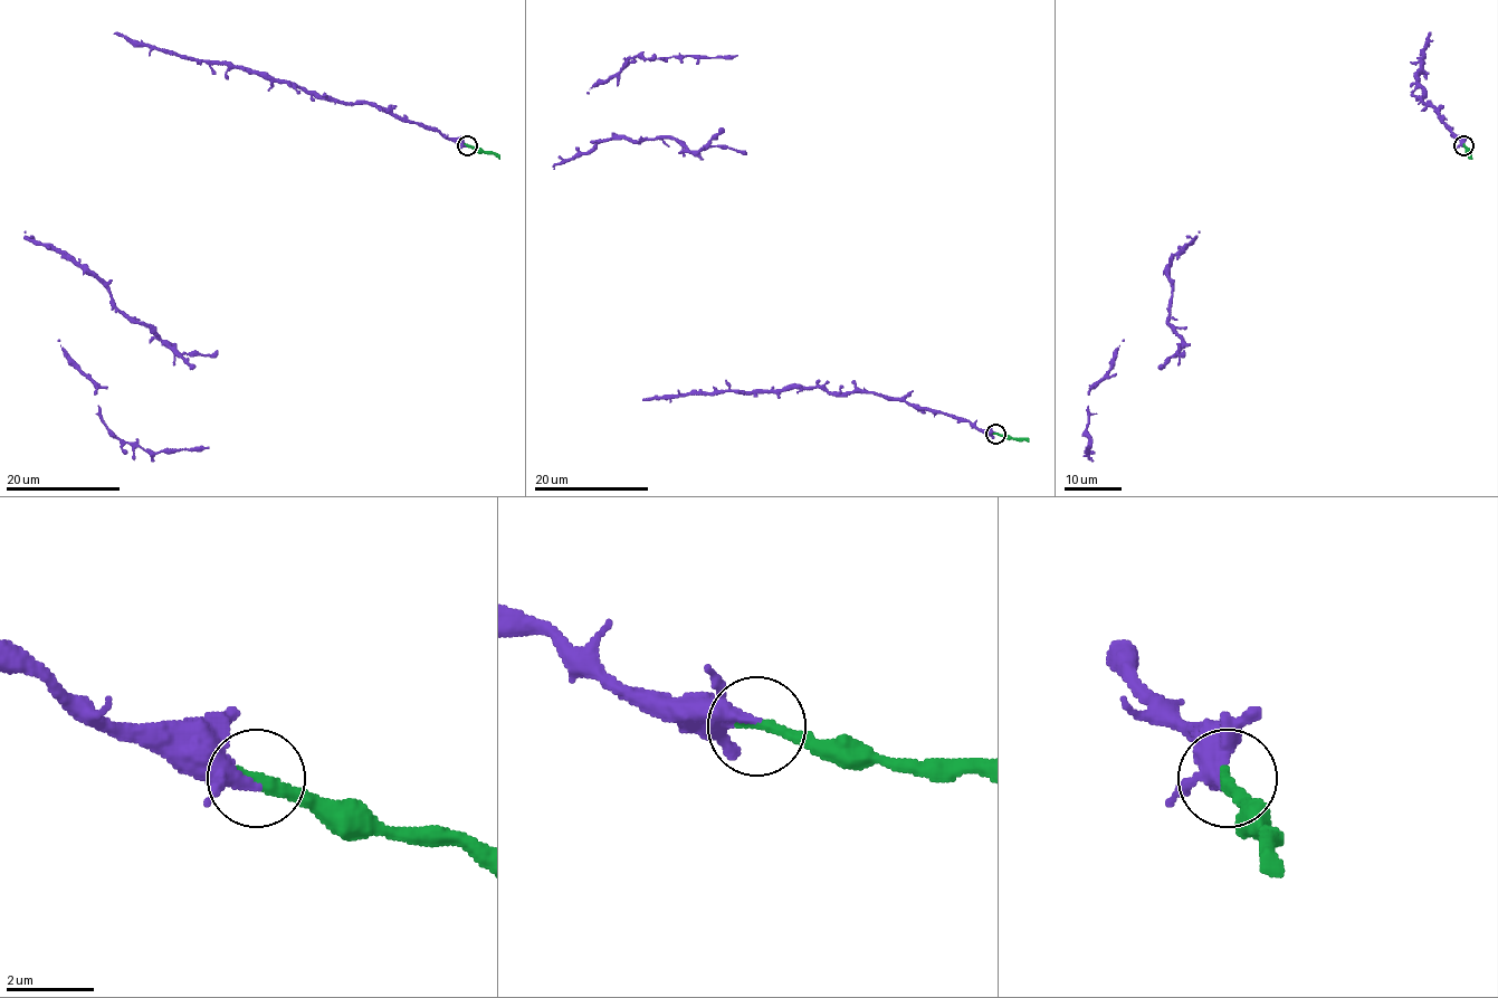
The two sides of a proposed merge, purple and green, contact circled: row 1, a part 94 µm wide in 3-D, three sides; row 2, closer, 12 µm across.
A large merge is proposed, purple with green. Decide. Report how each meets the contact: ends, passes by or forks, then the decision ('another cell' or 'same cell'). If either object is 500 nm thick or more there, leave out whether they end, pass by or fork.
purple passes by; green ends there; same cell

